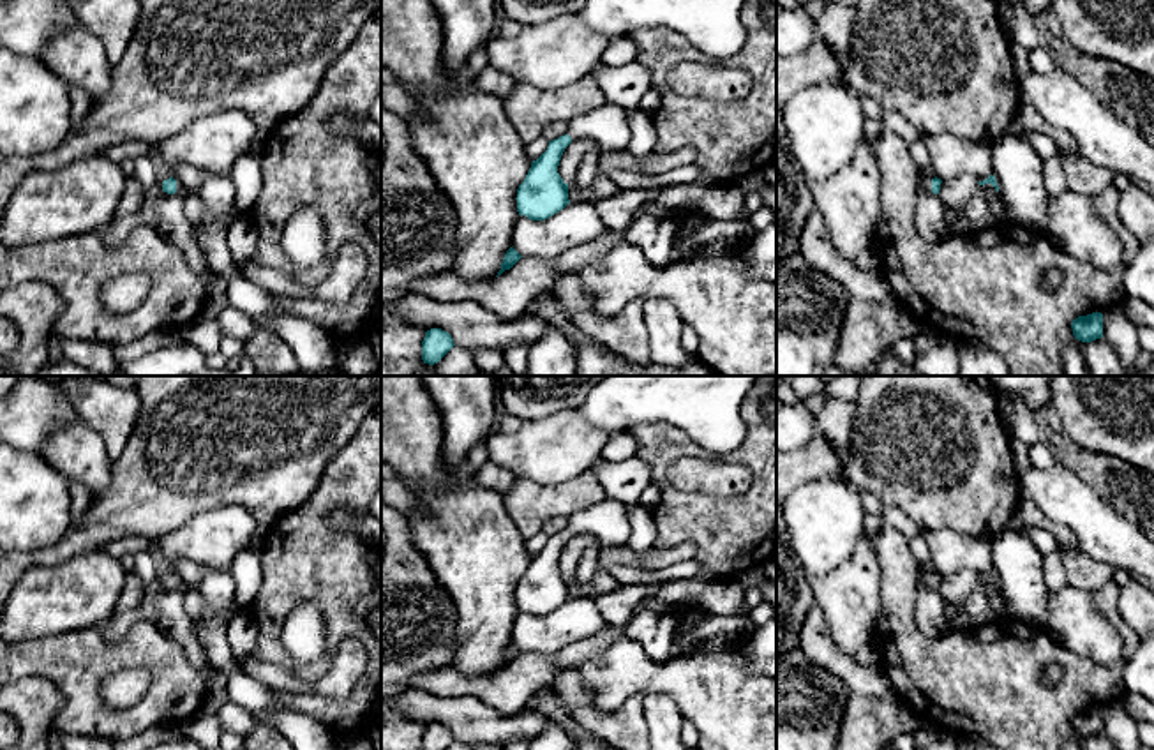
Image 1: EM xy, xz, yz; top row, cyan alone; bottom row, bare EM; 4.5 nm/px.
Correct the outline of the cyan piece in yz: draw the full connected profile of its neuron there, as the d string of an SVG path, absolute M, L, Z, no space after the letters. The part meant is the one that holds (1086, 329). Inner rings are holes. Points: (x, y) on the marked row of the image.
M1092 312L1087 316L1078 316L1071 323L1075 339L1082 342L1092 342L1103 337L1103 314Z

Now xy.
M201 171L201 184L185 189L173 176L162 182L168 194L196 194L210 219L203 228L194 228L194 238L205 252L210 270L222 275L229 304L242 311L258 328L279 335L296 358L296 376L318 376L337 367L337 341L321 326L275 307L270 293L238 274L229 245L226 222L235 206L231 176Z

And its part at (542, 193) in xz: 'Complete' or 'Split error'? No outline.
Split error

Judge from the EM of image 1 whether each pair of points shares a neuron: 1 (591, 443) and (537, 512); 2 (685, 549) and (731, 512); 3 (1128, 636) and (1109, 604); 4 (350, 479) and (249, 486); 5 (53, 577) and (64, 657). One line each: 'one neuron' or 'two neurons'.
1: two neurons
2: two neurons
3: one neuron
4: two neurons
5: two neurons

